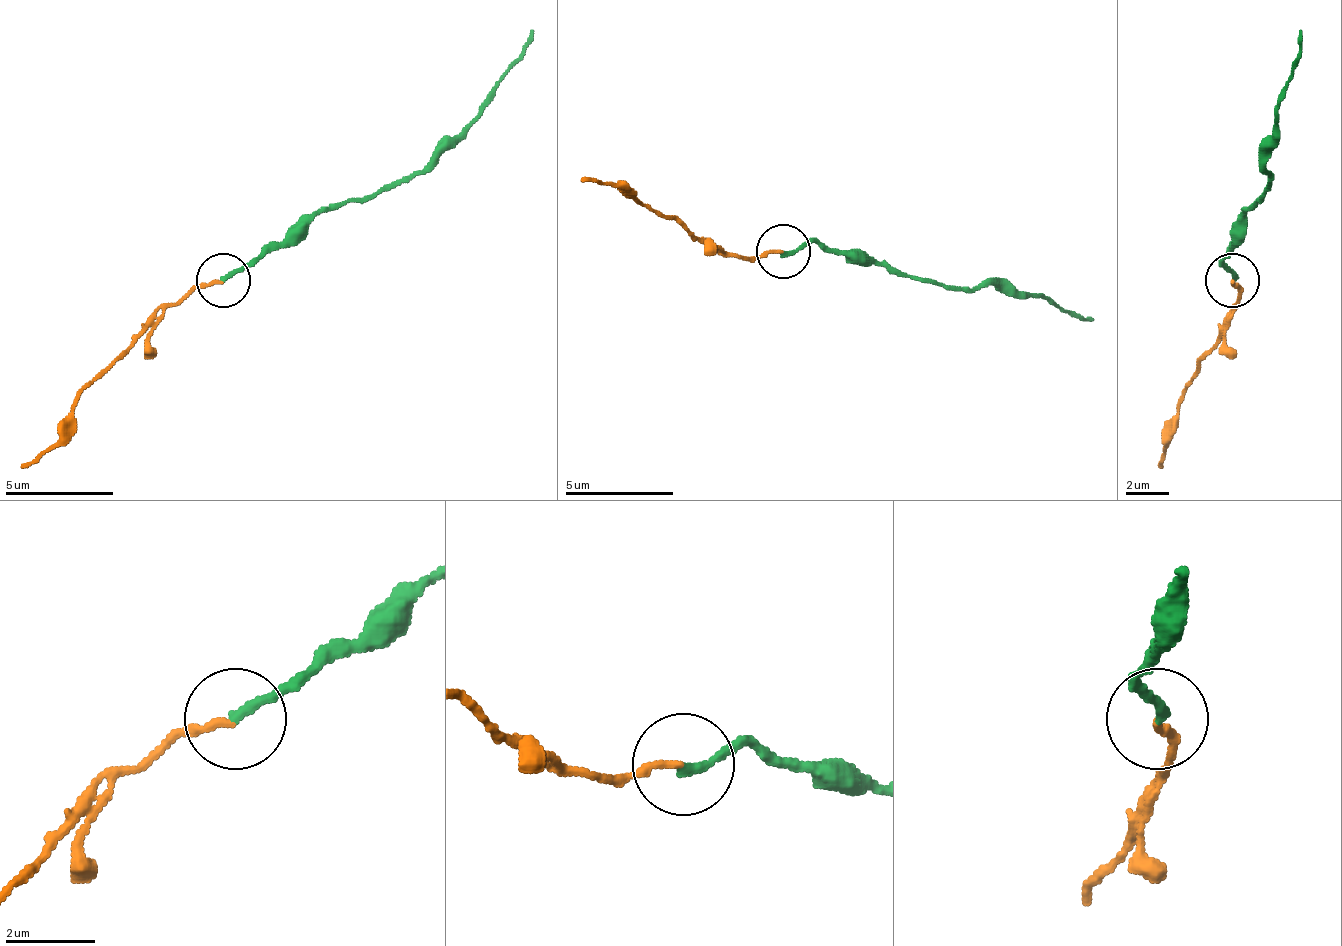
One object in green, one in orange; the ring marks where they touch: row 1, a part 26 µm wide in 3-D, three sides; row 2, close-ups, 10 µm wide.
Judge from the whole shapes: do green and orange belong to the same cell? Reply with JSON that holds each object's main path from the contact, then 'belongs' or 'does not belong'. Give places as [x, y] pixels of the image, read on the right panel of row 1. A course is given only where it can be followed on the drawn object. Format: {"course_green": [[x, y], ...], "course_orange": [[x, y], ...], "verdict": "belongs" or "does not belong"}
{"course_green": [[1234, 281], [1223, 265], [1239, 216], [1266, 183], [1272, 123], [1299, 31]], "course_orange": [[1234, 281], [1239, 308], [1179, 395], [1179, 423], [1163, 439], [1157, 466]], "verdict": "belongs"}

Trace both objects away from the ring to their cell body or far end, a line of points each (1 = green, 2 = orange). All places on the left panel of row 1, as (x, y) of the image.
1: (224, 281), (257, 265), (317, 216), (344, 200), (409, 183), (469, 123), (535, 31)
2: (224, 281), (203, 281), (165, 308), (78, 395), (72, 423), (23, 466)

